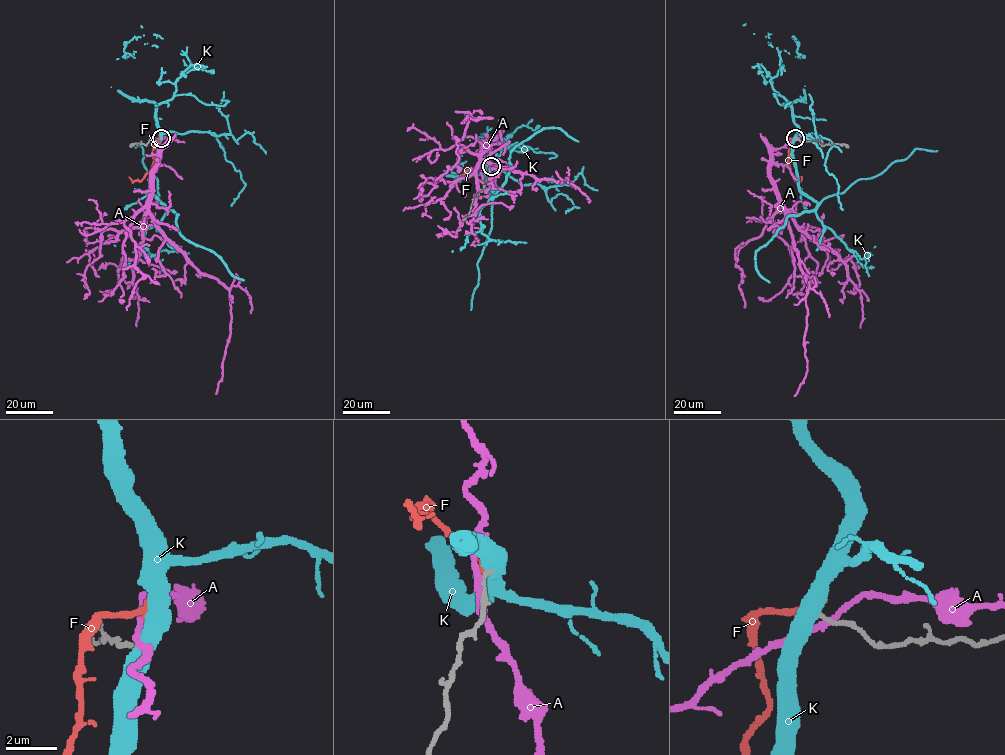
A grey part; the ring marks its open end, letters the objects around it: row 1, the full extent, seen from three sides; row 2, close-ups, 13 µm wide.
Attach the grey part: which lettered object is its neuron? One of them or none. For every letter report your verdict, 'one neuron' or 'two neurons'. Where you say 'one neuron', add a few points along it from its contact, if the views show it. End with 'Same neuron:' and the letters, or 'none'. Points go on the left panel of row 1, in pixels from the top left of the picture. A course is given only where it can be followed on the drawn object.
A: two neurons
F: two neurons
K: two neurons
Same neuron: none

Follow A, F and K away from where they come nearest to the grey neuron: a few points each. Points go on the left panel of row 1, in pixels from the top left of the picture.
A: (159, 139), (161, 149), (151, 172), (151, 218), (195, 266), (216, 277), (230, 295), (230, 334), (215, 394)
F: (160, 138), (154, 140), (152, 168), (140, 181), (133, 182), (129, 177)
K: (160, 138), (150, 188), (155, 197), (178, 215), (177, 229), (183, 236), (213, 251), (233, 276), (244, 280)

